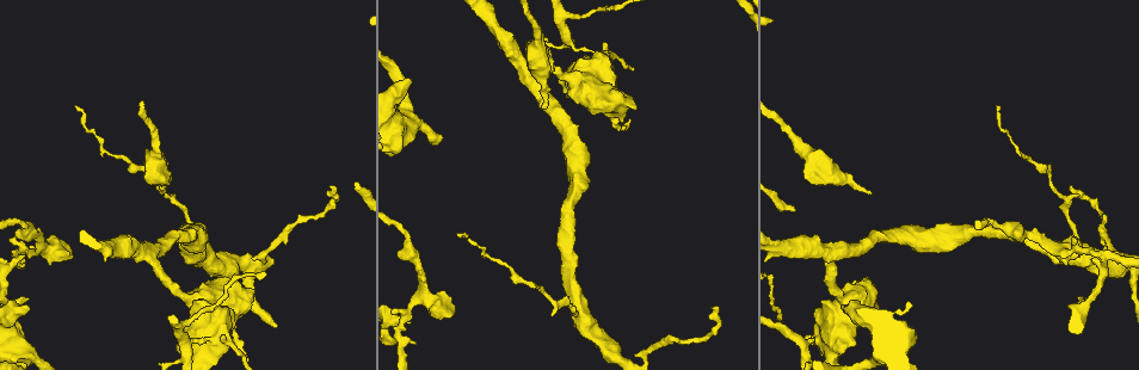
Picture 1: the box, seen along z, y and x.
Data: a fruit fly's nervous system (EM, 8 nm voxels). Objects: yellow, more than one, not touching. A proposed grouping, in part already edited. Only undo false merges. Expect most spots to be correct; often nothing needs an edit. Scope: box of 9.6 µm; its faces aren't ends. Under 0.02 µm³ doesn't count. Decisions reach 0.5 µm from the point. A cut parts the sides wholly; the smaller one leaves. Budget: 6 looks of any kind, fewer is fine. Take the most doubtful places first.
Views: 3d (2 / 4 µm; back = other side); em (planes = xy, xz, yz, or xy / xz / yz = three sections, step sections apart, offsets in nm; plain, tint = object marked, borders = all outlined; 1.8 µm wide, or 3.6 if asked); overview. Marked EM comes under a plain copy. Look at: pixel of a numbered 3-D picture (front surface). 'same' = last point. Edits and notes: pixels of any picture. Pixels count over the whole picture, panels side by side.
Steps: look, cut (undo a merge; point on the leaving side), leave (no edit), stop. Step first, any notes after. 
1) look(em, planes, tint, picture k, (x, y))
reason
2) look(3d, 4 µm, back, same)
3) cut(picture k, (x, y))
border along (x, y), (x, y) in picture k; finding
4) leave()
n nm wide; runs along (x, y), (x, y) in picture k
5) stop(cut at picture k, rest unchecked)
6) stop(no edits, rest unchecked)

look(3d, 2 µm, picture 1, (18, 255))
abrupt turn

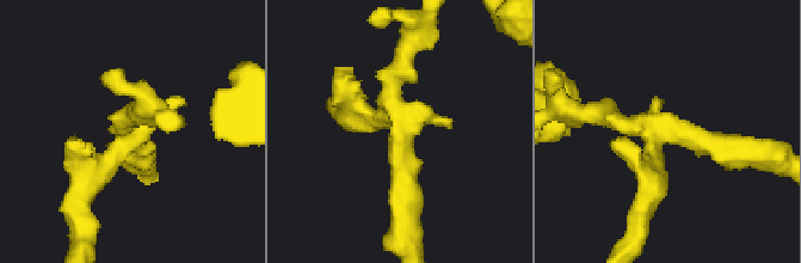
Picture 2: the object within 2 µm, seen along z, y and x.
look(em, planes, borders, picture 2, (397, 116))

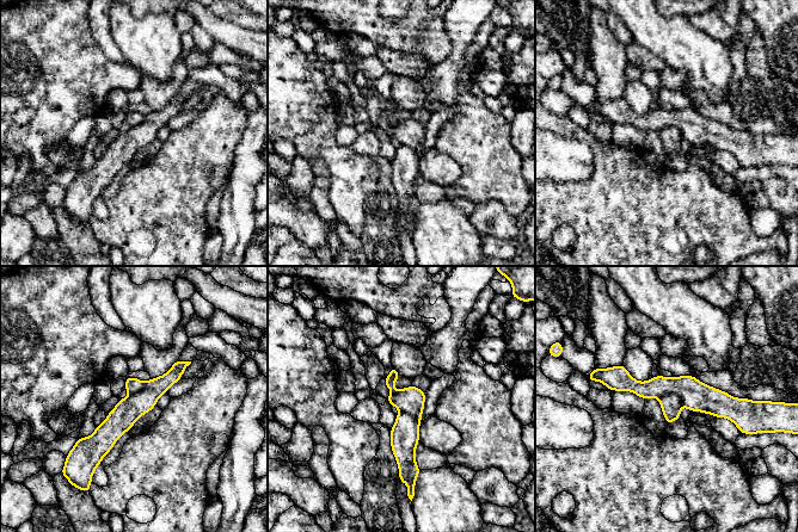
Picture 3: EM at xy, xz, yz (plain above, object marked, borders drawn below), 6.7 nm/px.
cut(picture 3, (670, 403))
190 nm wide; the part that leaves runs along (184, 364), (104, 437), (97, 461) in picture 3; a second neuron is stuck on

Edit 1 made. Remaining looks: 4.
look(overview)

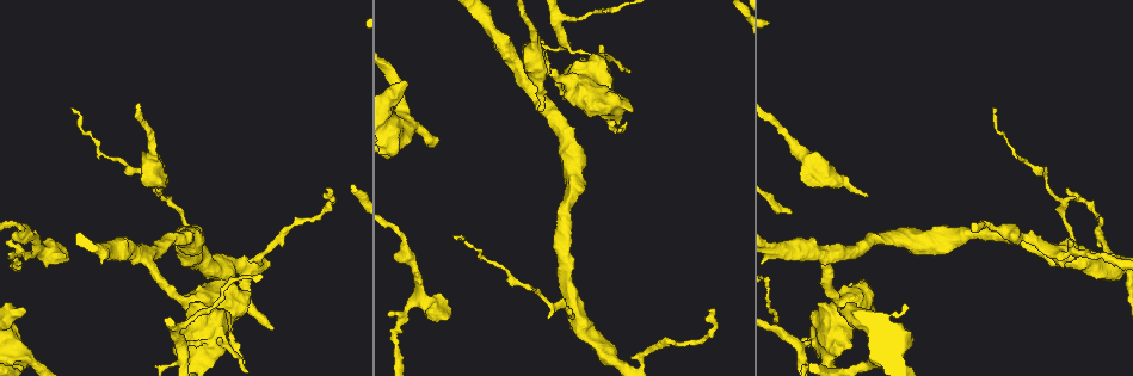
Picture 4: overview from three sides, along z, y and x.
look(em, 3.6 µm, planes, tint, picture 4, (532, 40))
sudden change in width

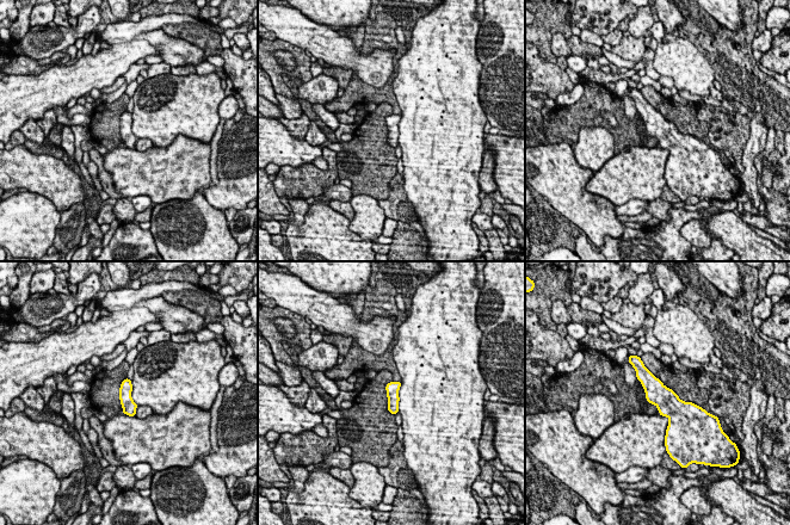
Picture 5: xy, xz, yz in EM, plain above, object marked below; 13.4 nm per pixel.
leave()
one neuron here

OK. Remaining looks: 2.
look(em, 3.6 µm, yz, step 4, tint, picture 4, (817, 342))
abrupt turn

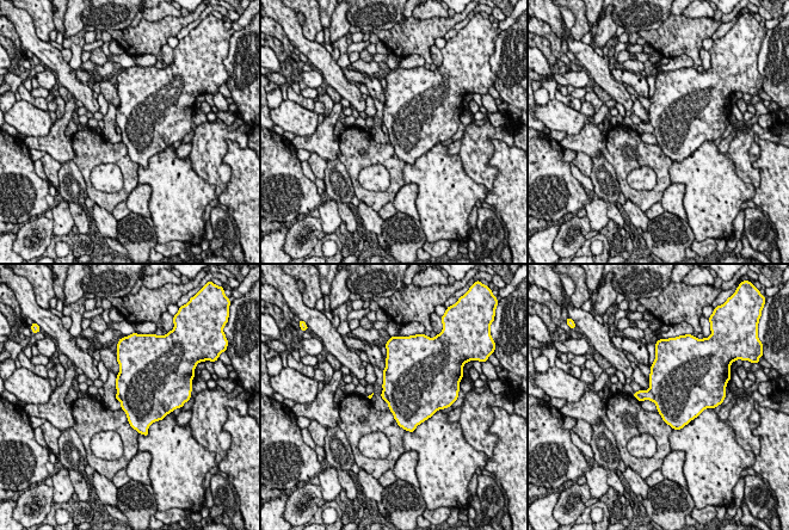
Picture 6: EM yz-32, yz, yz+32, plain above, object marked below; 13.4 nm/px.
look(em, 3.6 µm, xz, step 16, tint, same)

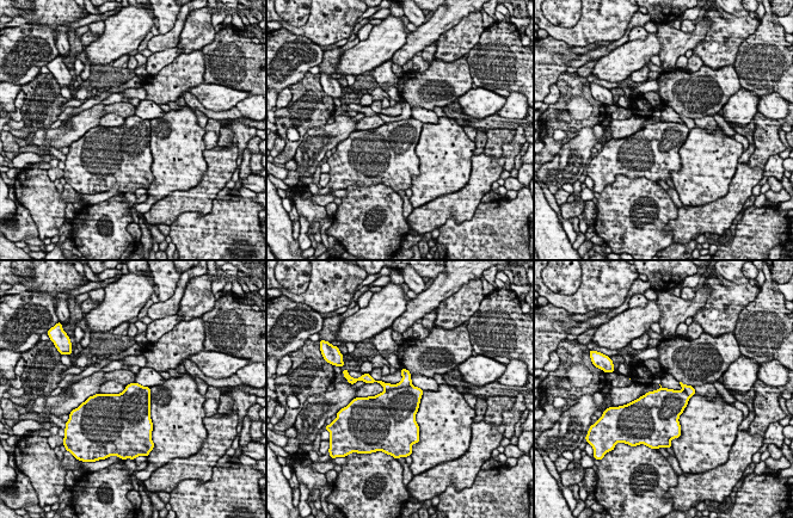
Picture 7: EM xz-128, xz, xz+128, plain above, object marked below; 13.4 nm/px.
cut(picture 7, (406, 380))
the part that leaves runs along (369, 380), (385, 386), (409, 382) in picture 7; a second neuron is stuck on

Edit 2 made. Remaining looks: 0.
stop(cut at picture 3, cut at picture 7, rest unchecked)

